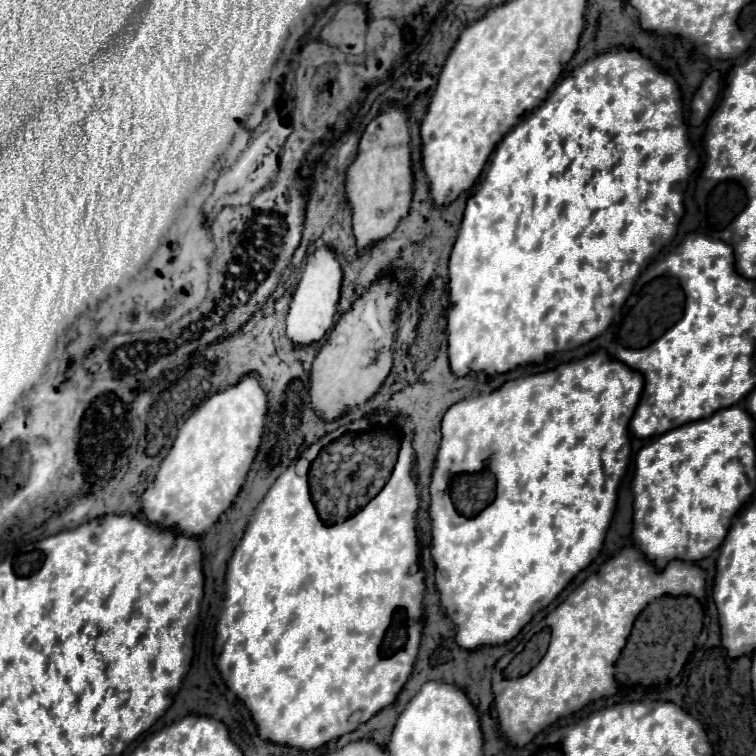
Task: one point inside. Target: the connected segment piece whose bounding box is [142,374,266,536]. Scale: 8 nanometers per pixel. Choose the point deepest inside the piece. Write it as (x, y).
(208, 462)

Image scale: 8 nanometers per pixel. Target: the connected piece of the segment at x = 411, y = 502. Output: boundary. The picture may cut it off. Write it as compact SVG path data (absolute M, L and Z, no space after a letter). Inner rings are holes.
M380 428L380 432L376 430L376 432L368 432L368 434L356 434L354 438L338 440L338 442L326 446L318 454L318 458L312 462L312 466L303 456L297 456L286 468L286 472L282 472L282 476L278 476L278 480L272 484L272 488L268 490L264 500L258 504L240 544L236 546L234 554L228 562L226 600L224 600L222 616L216 626L214 652L216 652L216 666L222 674L222 678L226 680L228 688L248 706L262 738L272 740L276 744L296 746L302 750L320 748L322 744L330 742L332 738L340 738L348 730L350 732L356 730L360 724L368 722L378 710L382 710L384 706L388 706L396 700L398 692L406 684L408 676L412 674L414 660L416 660L420 640L422 640L422 628L424 628L424 624L422 624L422 612L424 612L422 598L424 596L422 594L424 594L426 584L424 584L424 572L420 572L420 566L418 566L418 534L416 534L418 506L420 506L420 496L418 496L418 482L414 476L412 438L404 436L402 448L400 448L400 438L394 432L388 432L388 428ZM310 492L312 492L312 500L314 500L318 512L310 500ZM372 588L374 588L374 600L370 600L370 596L368 596L372 592ZM358 710L362 710L364 716L352 718L354 712L358 712Z

